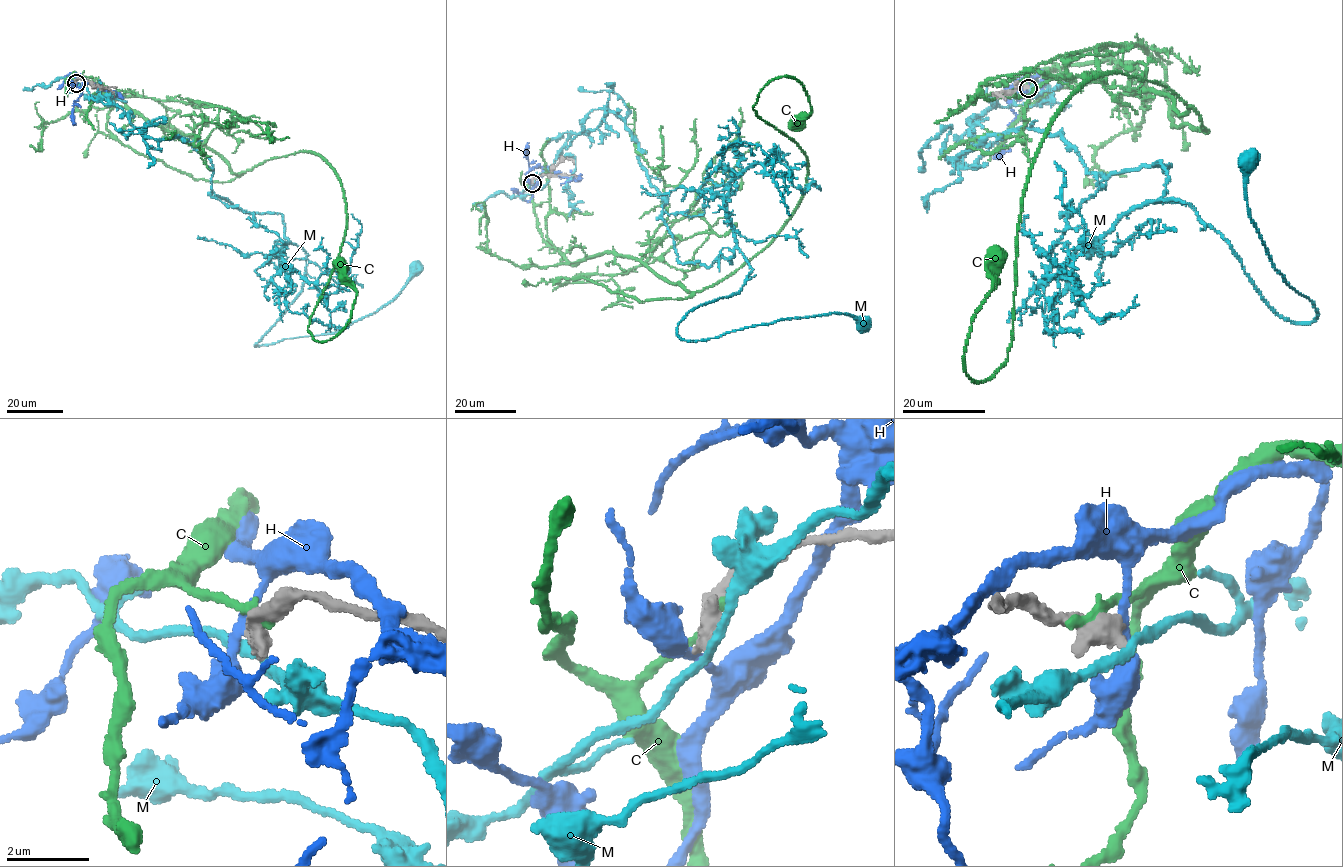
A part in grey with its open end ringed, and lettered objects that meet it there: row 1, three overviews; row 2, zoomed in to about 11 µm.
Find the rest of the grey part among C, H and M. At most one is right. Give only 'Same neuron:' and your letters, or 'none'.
Same neuron: none

